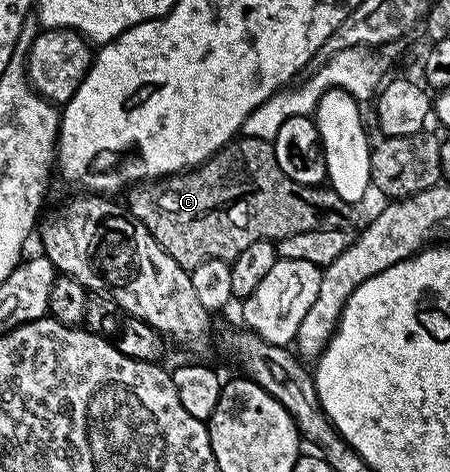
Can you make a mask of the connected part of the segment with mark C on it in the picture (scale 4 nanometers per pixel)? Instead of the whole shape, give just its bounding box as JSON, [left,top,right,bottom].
[128,136,352,271]

